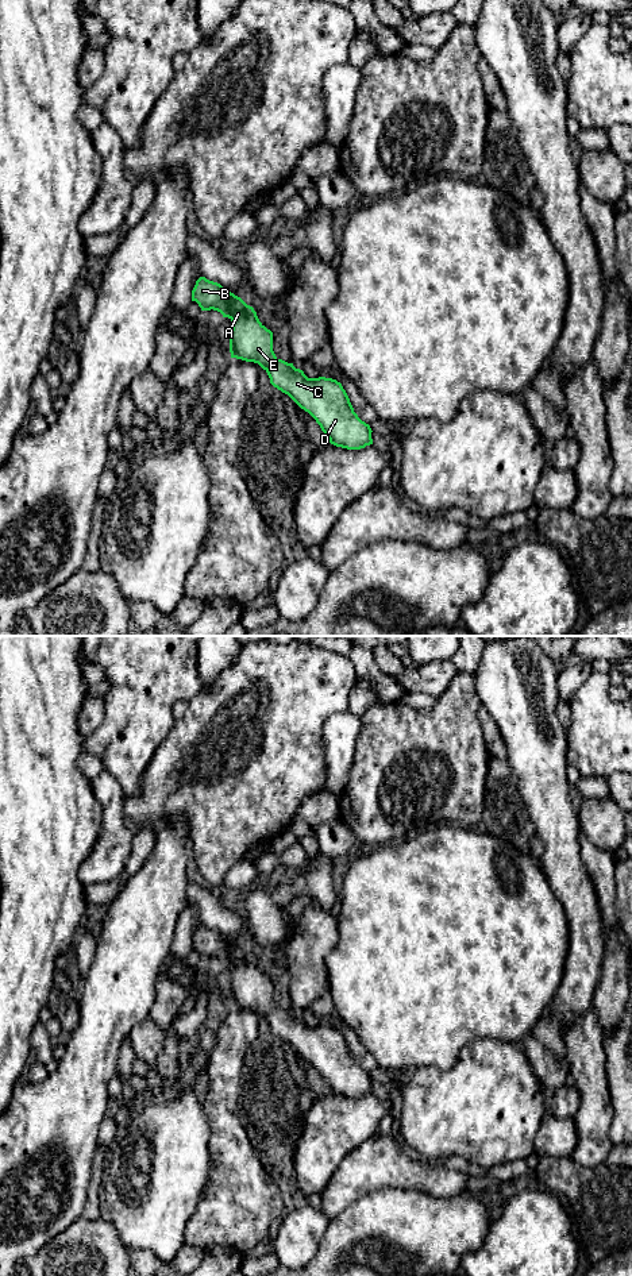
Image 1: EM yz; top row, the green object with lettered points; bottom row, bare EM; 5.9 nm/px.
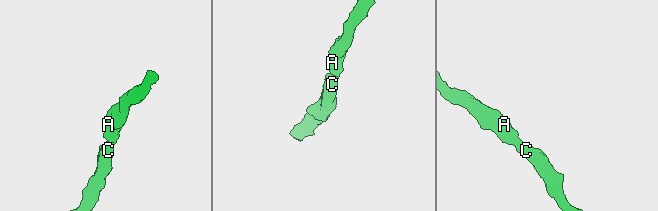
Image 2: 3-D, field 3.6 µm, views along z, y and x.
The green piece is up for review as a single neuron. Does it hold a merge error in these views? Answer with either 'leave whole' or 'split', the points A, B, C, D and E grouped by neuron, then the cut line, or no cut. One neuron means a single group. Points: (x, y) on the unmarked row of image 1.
leave whole | A B C D E | no cut

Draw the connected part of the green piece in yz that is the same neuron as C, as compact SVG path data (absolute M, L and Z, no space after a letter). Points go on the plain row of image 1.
M200 925L196 929L192 938L192 949L196 949L201 959L217 959L223 965L228 965L232 969L230 986L231 1006L258 1011L267 1021L270 1032L274 1036L288 1042L301 1057L316 1068L331 1092L347 1098L361 1098L373 1092L370 1073L362 1069L354 1060L342 1032L325 1025L308 1026L293 1011L278 1007L273 999L273 980L259 969L253 955L247 953L234 941L224 940L220 932L209 929L205 925Z

